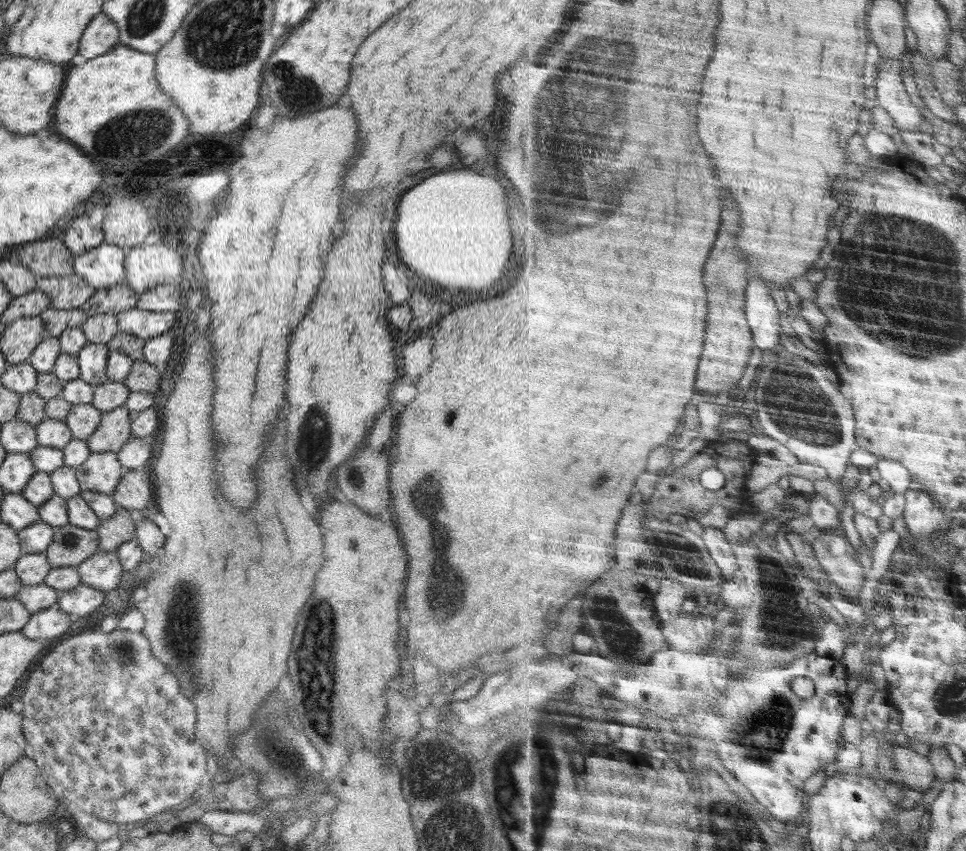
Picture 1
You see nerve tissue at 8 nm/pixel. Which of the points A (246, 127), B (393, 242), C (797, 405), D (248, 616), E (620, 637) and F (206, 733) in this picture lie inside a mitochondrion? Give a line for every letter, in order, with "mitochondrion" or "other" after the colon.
A: other
B: other
C: mitochondrion
D: other
E: mitochondrion
F: other

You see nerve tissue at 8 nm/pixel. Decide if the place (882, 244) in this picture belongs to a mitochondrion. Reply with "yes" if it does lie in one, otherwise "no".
yes

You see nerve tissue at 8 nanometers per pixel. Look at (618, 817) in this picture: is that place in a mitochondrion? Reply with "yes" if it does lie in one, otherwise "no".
no

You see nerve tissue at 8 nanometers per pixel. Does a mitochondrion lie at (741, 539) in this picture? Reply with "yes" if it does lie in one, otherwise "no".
no

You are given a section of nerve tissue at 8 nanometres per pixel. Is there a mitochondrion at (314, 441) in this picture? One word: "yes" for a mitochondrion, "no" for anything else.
yes

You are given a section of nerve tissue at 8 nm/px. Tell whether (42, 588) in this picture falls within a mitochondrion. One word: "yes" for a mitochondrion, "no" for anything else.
no

